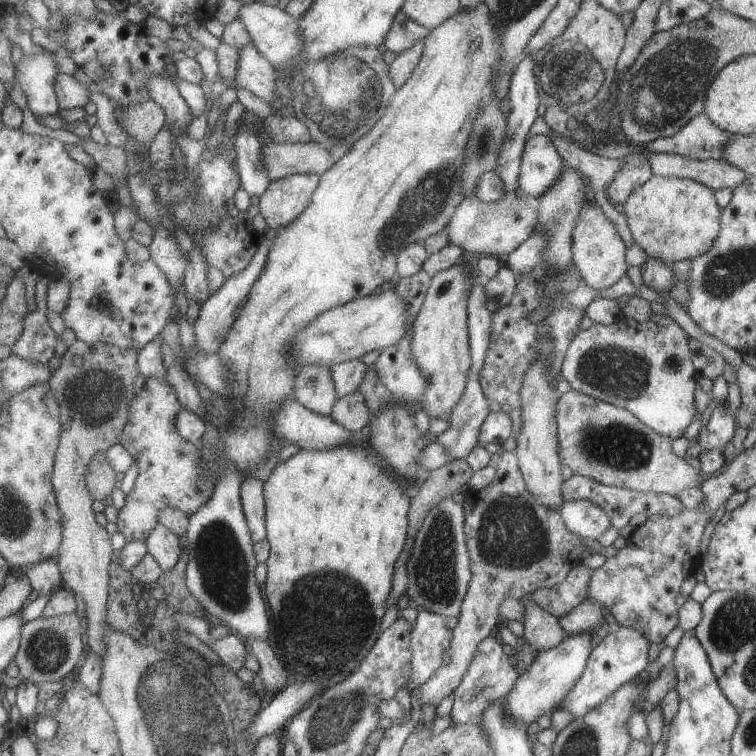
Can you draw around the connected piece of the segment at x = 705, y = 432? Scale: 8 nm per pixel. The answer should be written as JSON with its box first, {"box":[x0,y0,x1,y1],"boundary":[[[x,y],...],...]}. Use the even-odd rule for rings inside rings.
{"box":[698,404,735,451],"boundary":[[[727,404],[717,405],[708,425],[706,428],[702,428],[701,431],[698,443],[704,451],[725,447],[732,440],[735,433],[735,417]]]}

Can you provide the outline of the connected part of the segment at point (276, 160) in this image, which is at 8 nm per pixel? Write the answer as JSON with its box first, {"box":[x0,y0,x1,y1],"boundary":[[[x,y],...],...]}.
{"box":[263,143,337,180],"boundary":[[[268,143],[263,146],[263,161],[273,180],[297,174],[325,175],[337,162],[327,148],[311,143]]]}

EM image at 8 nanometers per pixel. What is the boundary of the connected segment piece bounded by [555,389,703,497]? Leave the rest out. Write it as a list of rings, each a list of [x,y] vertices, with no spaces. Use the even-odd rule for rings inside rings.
[[[575,391],[561,393],[556,406],[557,437],[561,466],[568,466],[573,474],[595,480],[609,487],[642,491],[643,493],[666,493],[678,497],[686,489],[701,488],[700,470],[692,467],[685,458],[672,451],[673,440],[658,434],[640,422],[629,410],[596,400],[590,395]]]

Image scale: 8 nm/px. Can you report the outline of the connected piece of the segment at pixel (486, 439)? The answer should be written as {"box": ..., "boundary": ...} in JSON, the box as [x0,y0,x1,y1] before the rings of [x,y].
{"box":[477,411,514,455],"boundary":[[[492,411],[480,427],[477,444],[493,455],[502,450],[502,444],[512,434],[514,432],[511,418],[504,411]]]}

